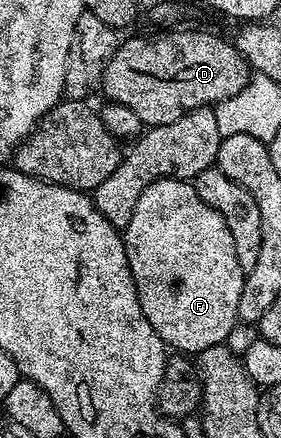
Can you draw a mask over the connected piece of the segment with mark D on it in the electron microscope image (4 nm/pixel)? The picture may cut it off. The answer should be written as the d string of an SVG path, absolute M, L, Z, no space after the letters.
M173 28L170 34L161 34L158 38L129 38L118 45L116 52L111 56L111 60L107 64L107 68L101 77L100 89L105 90L105 98L111 102L118 102L119 104L127 104L127 108L131 108L139 116L139 120L146 127L158 126L159 124L171 124L171 120L179 120L179 116L183 116L187 112L191 112L200 106L213 106L218 102L227 100L231 96L235 96L235 92L243 92L243 88L249 83L251 77L251 67L246 62L243 55L241 55L237 47L233 45L232 41L220 38L217 34L208 34L205 30L177 30L181 28Z

